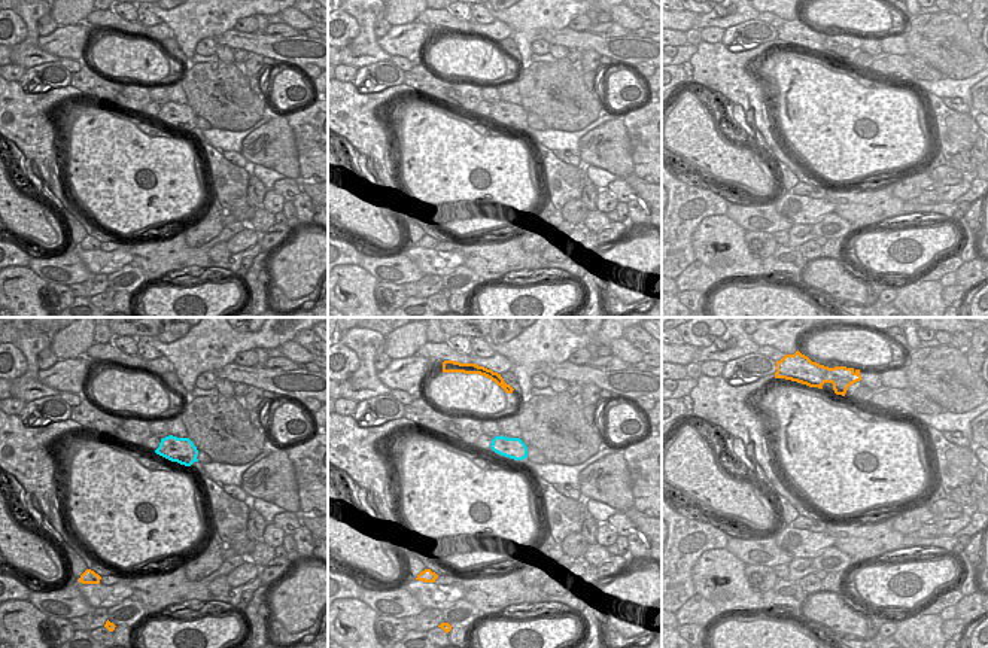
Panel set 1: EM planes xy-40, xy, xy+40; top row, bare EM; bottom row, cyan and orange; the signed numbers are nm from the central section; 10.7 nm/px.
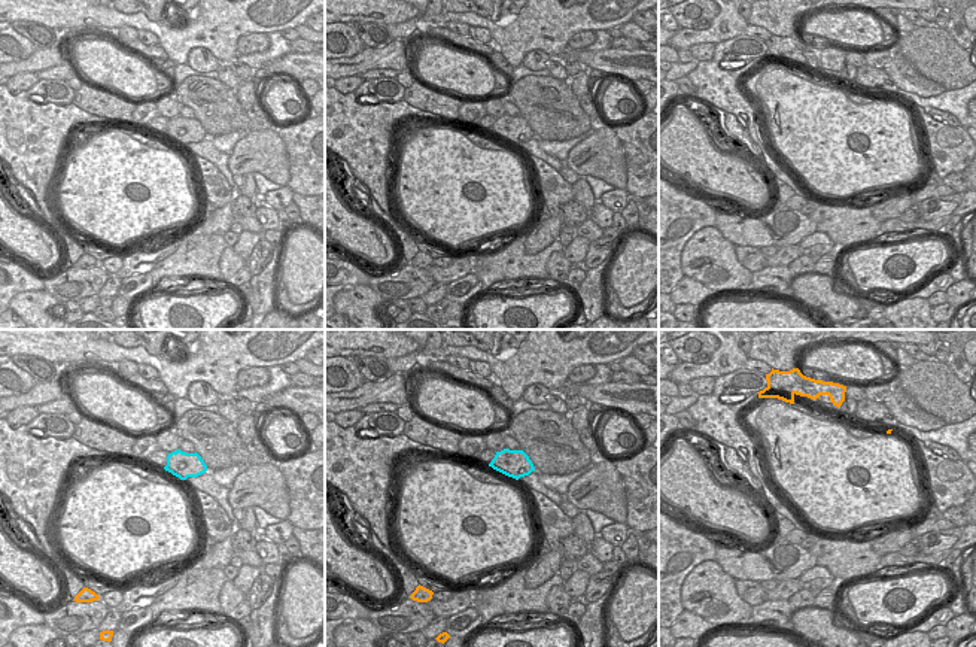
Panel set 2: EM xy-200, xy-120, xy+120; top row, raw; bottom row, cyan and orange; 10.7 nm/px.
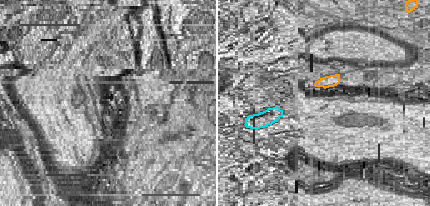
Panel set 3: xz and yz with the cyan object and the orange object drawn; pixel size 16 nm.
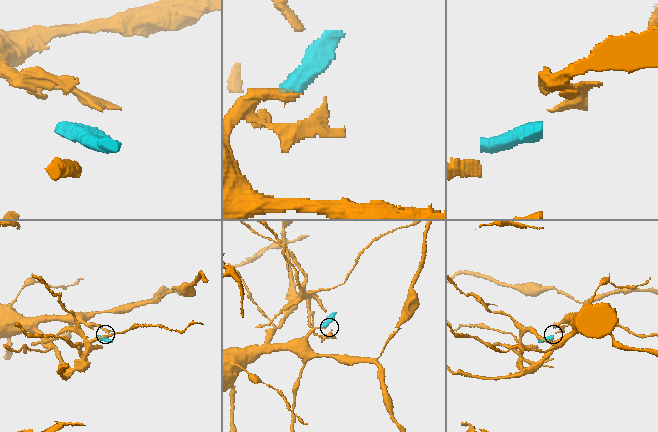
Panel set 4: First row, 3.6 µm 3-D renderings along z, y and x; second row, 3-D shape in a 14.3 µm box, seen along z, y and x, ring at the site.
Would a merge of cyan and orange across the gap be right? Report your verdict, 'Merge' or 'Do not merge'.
Do not merge

